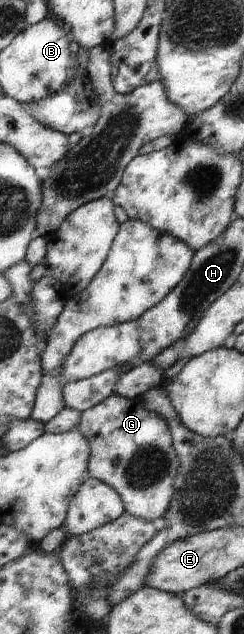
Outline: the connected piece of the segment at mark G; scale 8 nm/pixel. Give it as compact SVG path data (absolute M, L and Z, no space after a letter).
M113 393L91 409L81 412L77 428L90 443L87 462L90 477L112 487L121 496L125 512L148 522L159 523L172 501L174 481L180 466L167 422L159 414L149 411L141 398L127 399Z

